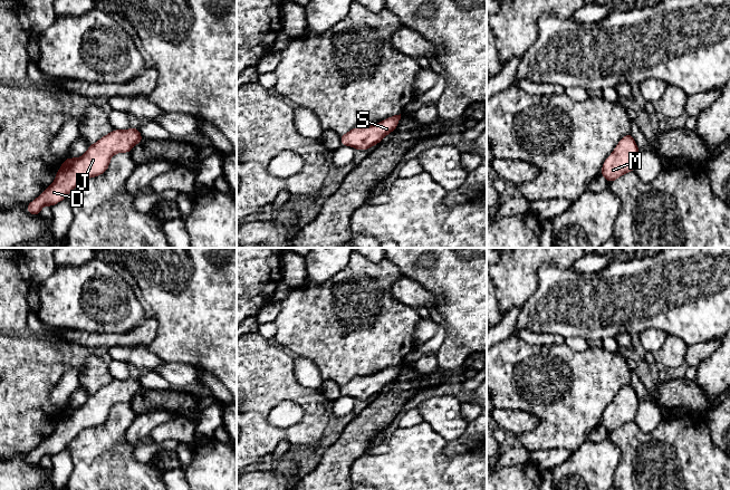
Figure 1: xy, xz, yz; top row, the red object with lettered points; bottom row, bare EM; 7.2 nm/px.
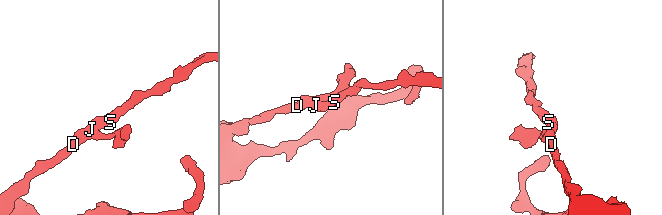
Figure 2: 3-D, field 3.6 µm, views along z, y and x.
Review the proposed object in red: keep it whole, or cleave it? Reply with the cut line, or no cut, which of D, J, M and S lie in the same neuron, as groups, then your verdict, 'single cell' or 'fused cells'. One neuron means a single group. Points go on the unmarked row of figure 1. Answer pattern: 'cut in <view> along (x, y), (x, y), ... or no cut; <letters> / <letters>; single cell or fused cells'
no cut; D J M S; single cell

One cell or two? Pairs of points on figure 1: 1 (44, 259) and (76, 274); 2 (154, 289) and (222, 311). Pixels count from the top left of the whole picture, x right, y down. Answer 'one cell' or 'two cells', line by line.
1: two cells
2: one cell

